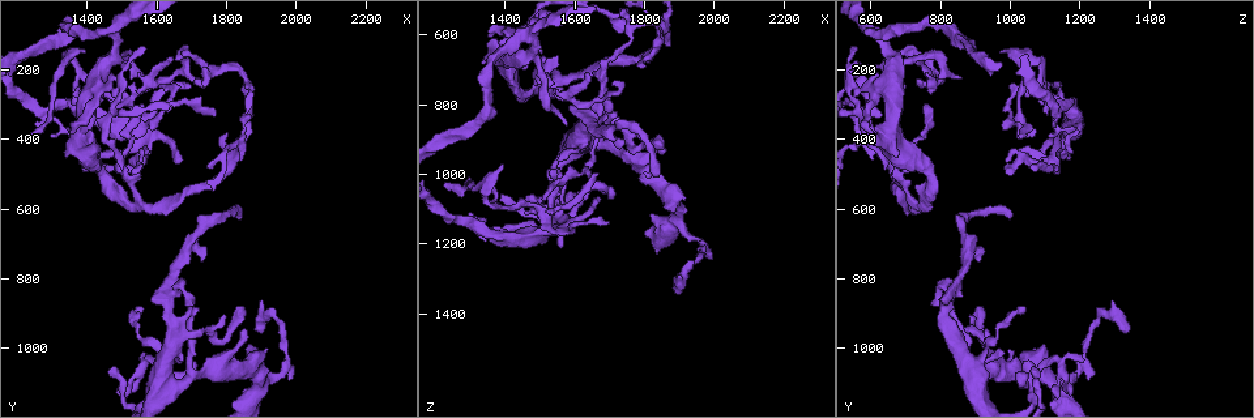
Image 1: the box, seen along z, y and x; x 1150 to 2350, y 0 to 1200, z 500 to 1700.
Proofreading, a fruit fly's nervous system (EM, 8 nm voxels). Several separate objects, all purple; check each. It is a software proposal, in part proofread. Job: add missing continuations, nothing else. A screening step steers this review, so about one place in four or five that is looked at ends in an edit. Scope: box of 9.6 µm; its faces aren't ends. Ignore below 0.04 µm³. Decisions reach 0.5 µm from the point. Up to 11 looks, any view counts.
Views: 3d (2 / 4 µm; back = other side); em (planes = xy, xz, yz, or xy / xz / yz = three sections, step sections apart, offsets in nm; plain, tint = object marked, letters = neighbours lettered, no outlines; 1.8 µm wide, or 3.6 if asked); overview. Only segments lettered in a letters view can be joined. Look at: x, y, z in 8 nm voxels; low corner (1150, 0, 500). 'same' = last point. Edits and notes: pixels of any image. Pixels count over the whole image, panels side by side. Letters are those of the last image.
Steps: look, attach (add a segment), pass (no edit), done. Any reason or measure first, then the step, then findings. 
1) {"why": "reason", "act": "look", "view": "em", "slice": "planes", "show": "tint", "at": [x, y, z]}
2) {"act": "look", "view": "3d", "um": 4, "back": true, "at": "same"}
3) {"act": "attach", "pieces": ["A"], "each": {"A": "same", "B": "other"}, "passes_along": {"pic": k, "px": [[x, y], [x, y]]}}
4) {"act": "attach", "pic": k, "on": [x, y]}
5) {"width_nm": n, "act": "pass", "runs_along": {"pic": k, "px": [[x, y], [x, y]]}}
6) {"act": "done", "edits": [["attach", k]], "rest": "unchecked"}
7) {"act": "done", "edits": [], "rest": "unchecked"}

{"why": "free end", "act": "look", "view": "3d", "um": 2, "at": [1400, 150, 970]}

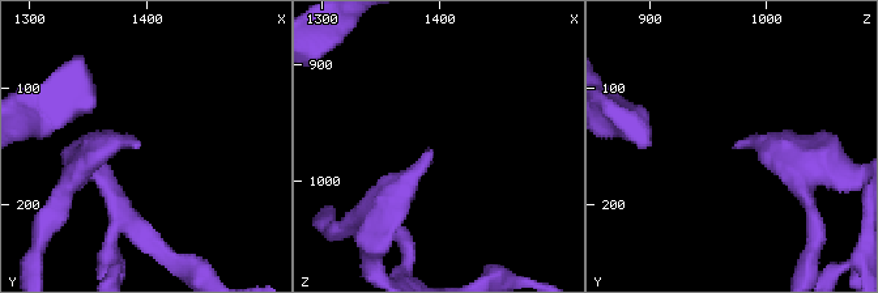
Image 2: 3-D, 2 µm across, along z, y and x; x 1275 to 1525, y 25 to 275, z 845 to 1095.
{"act": "look", "view": "em", "um": 3.6, "slice": "xy", "step": 16, "show": "letters", "at": [1394, 148, 978]}

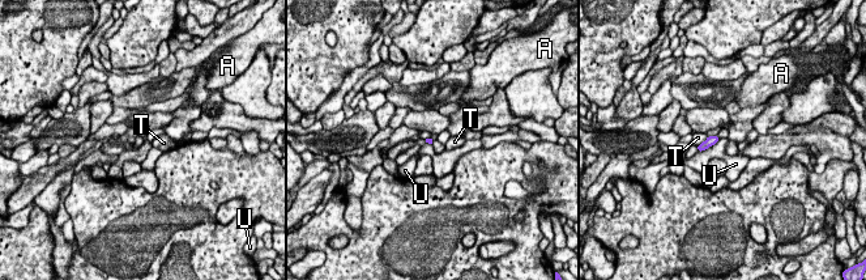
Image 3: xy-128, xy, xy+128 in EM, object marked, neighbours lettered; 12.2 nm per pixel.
{"why": "cut it another way", "act": "look", "view": "em", "um": 3.6, "slice": "planes", "show": "letters", "at": "same"}

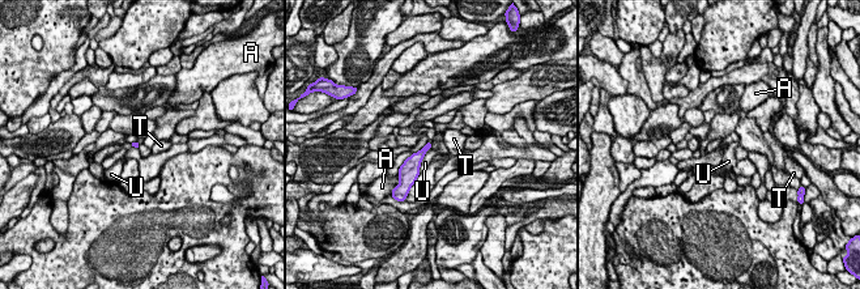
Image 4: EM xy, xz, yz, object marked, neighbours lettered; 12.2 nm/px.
{"longest_contact_nm": ["T", 340], "act": "pass", "each": {"A": "other", "T": "other", "U": "other"}, "found": "none of them fits"}

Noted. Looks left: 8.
{"why": "free end", "act": "look", "view": "3d", "um": 4, "at": [1700, 250, 1130]}

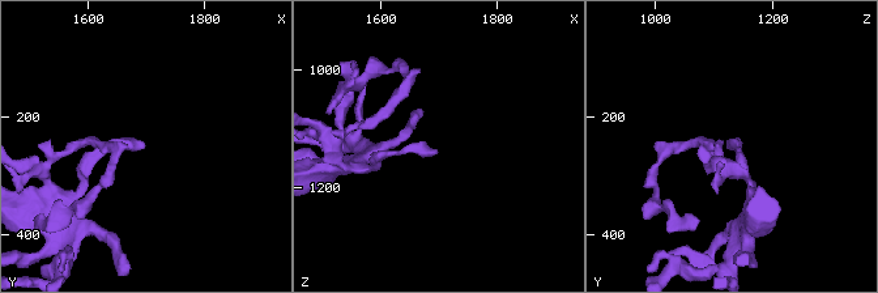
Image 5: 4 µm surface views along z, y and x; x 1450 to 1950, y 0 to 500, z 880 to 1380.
{"why": "shape alone is not enough", "act": "look", "view": "em", "slice": "planes", "show": "letters", "at": [1700, 245, 1140]}

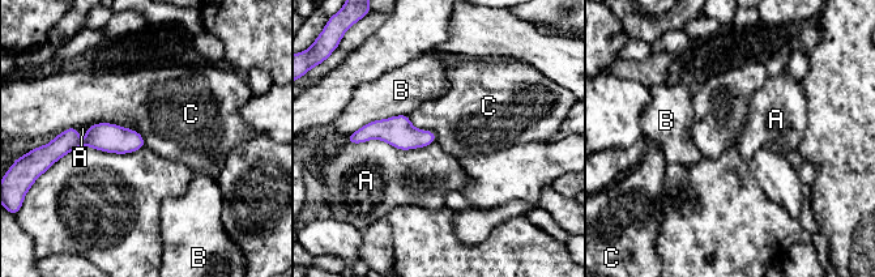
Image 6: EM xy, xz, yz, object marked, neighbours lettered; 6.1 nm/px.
{"act": "pass", "each": {"A": "other", "B": "other", "C": "other"}, "border": {"pic": 6, "px": [[92, 123], [132, 128], [145, 145]]}, "found": "no lettered segment goes on from it"}

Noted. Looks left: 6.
{"why": "thin end", "act": "look", "view": "3d", "um": 4, "at": [1550, 450, 1000]}

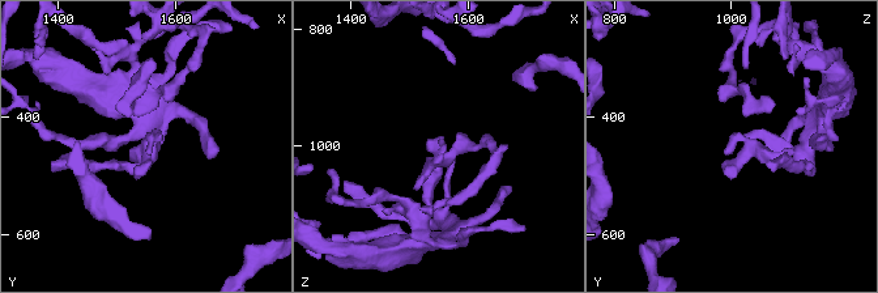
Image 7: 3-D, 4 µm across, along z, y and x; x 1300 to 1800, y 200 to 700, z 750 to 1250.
{"why": "need the tissue", "act": "look", "view": "em", "slice": "planes", "show": "letters", "at": [1550, 455, 995]}

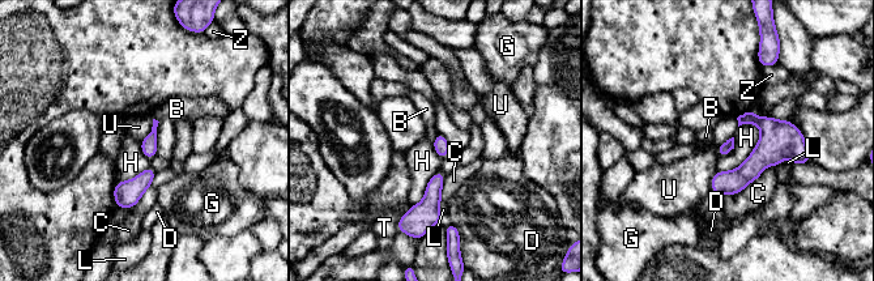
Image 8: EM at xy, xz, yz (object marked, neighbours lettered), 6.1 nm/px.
{"act": "pass", "each": {"B": "other", "C": "other", "D": "other", "G": "other", "H": "other", "L": "other", "T": "other", "U": "other", "Z": "other"}, "border": {"pic": 8, "px": [[757, 124], [753, 152], [717, 170]]}, "found": "no lettered segment goes on from it"}

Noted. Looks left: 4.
{"act": "look", "view": "em", "um": 3.6, "slice": "planes", "show": "plain", "at": [1650, 970, 850]}

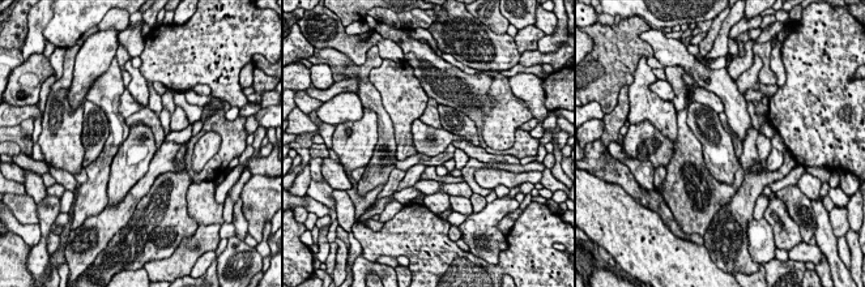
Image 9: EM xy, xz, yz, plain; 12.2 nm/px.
{"why": "with the object marked", "act": "look", "view": "em", "um": 3.6, "slice": "planes", "show": "tint", "at": "same"}

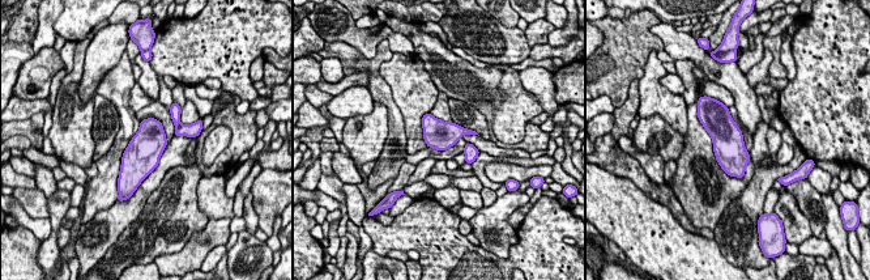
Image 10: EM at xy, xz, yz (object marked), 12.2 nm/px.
{"act": "look", "view": "em", "um": 3.6, "slice": "planes", "show": "letters", "at": "same"}

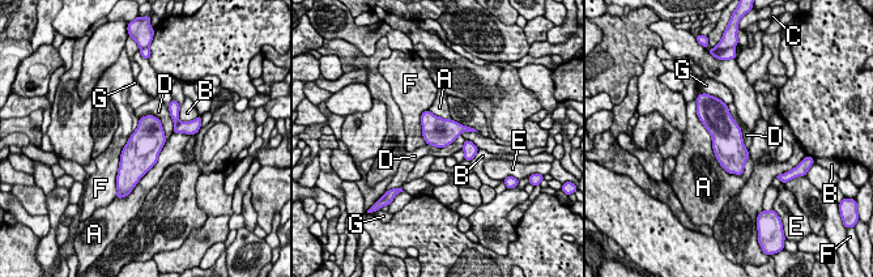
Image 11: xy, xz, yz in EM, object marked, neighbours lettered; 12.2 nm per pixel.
{"act": "pass", "each": {"A": "other", "B": "other", "C": "other", "D": "other", "E": "other", "F": "other", "G": "other"}, "border": {"pic": 11, "px": [[139, 118], [154, 115], [166, 140]]}, "found": "none of them fits"}

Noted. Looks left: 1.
{"act": "done", "edits": [], "rest": "unchecked"}

